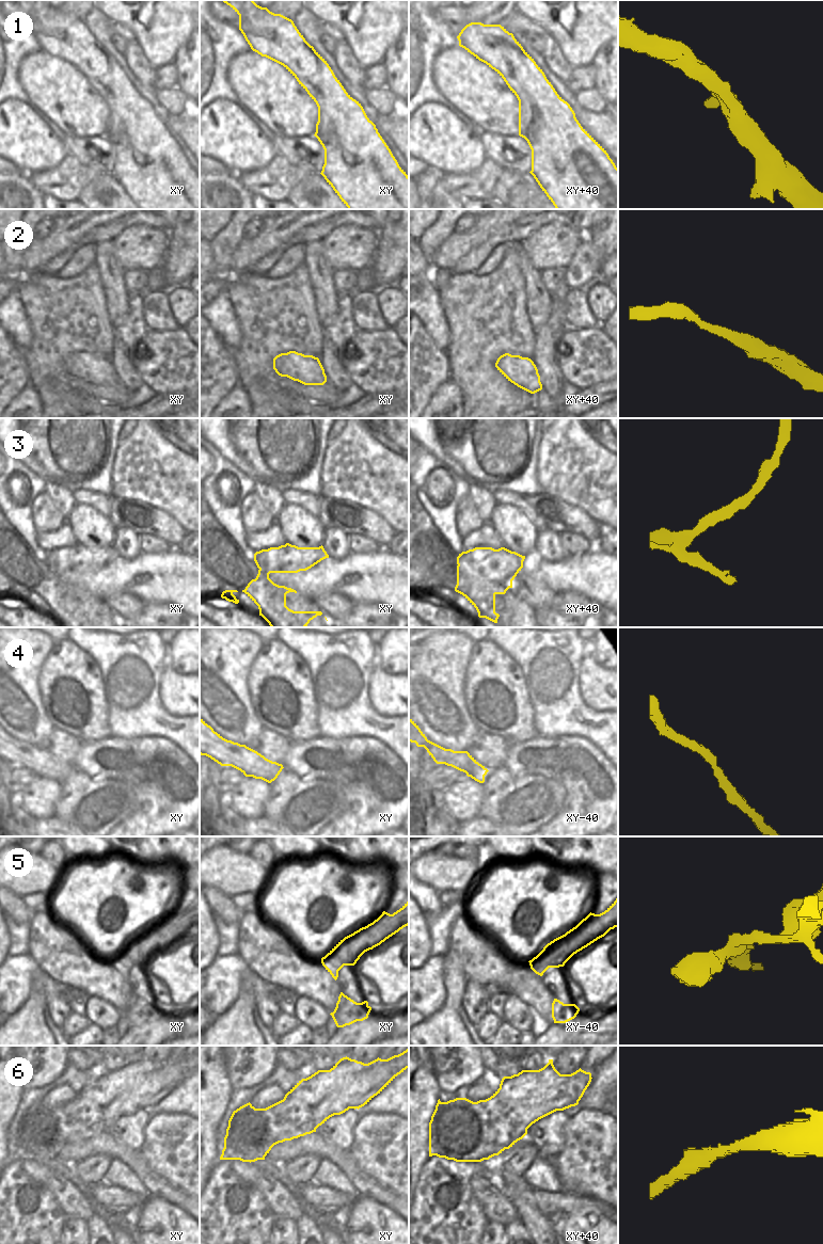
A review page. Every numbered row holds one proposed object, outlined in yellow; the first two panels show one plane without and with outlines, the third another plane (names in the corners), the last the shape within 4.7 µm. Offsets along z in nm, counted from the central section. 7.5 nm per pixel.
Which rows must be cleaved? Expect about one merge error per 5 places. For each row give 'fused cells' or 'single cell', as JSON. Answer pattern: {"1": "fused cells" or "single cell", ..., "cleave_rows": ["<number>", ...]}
{"1": "single cell", "2": "single cell", "3": "fused cells", "4": "single cell", "5": "single cell", "6": "single cell", "cleave_rows": ["3"]}

